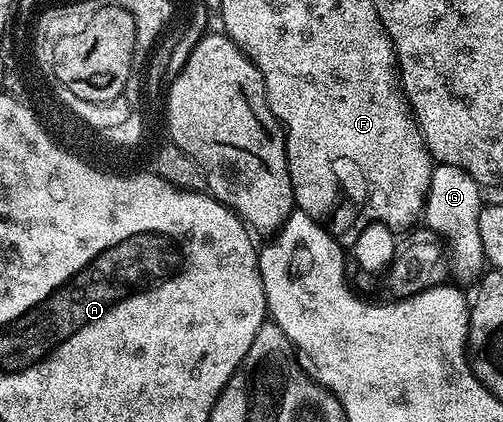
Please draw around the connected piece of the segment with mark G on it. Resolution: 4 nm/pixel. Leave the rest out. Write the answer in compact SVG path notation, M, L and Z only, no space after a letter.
M436 164L432 169L428 197L424 203L422 220L434 234L444 241L447 259L450 261L450 272L461 280L461 285L479 281L486 271L482 234L478 234L478 218L482 207L480 200L482 185L466 170L458 170L458 166Z

